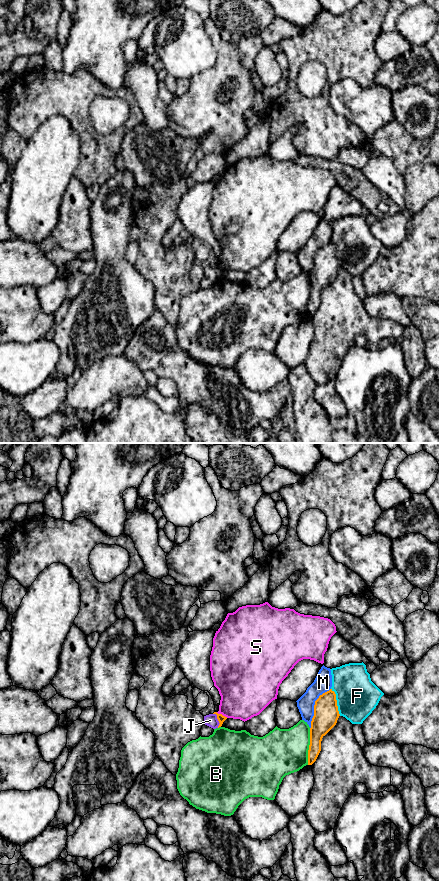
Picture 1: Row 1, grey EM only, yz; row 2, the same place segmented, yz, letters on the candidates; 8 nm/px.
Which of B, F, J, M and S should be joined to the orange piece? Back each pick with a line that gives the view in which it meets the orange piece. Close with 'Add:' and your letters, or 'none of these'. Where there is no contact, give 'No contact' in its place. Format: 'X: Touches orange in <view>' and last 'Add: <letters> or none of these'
J: Touches orange in yz
Add: J

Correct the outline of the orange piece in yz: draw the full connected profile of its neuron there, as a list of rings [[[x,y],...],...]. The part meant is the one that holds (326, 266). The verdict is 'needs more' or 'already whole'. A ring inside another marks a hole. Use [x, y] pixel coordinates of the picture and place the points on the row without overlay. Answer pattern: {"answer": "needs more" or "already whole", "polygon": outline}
{"answer": "already whole", "polygon": [[[330,241],[315,253],[310,280],[308,317],[316,313],[321,303],[322,290],[336,277],[339,268],[336,246]]]}

